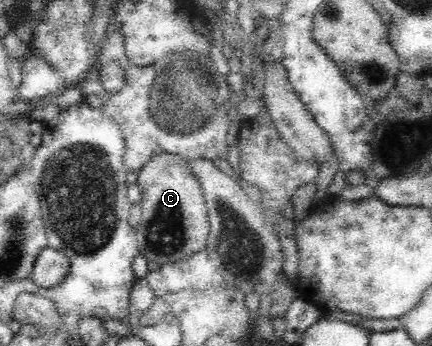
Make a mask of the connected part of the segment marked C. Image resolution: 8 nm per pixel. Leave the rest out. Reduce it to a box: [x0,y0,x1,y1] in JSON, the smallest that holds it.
[136,152,210,265]

